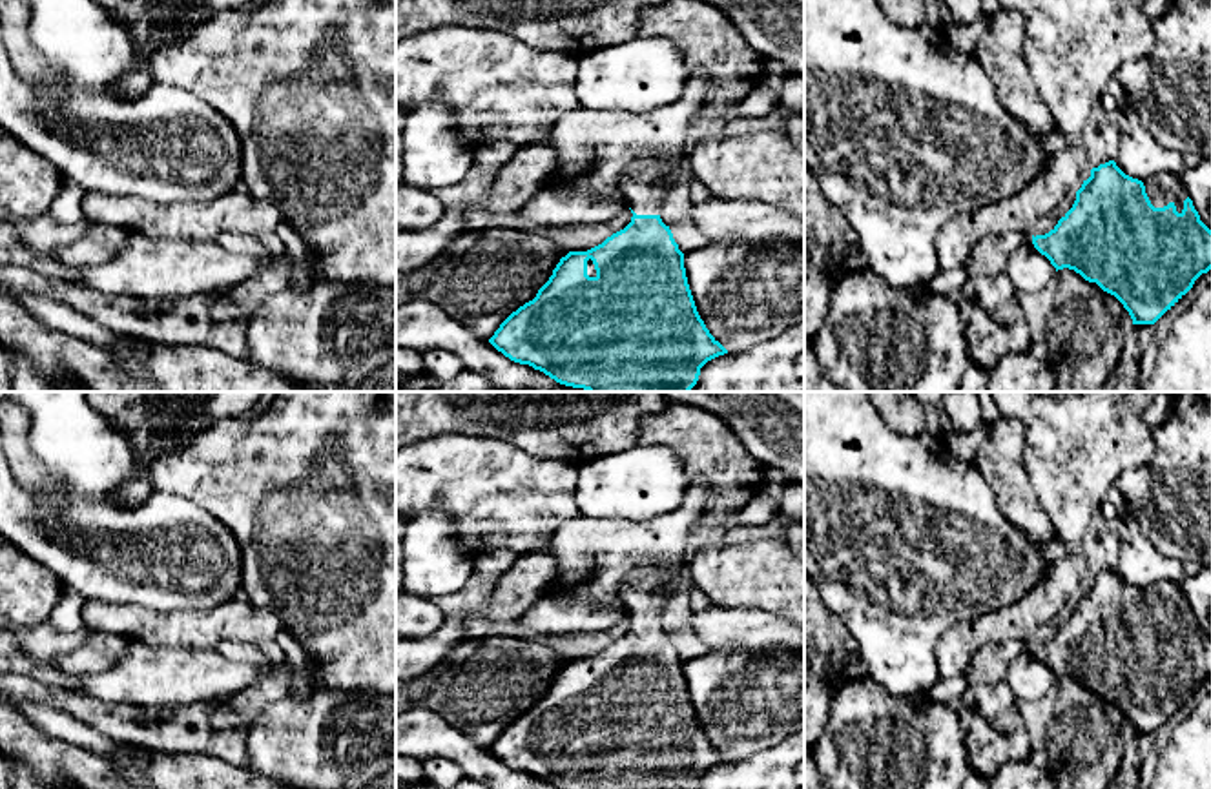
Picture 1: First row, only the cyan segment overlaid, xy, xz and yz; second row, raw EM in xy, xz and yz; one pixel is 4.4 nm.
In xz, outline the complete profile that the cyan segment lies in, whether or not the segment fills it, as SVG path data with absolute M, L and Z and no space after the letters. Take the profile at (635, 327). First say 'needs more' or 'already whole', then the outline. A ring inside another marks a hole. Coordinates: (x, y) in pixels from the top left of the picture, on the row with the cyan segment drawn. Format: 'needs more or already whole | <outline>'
needs more | M637 160L622 175L631 222L587 251L560 259L536 297L512 312L489 343L514 363L587 392L689 392L700 368L728 354L700 319L684 253L660 219L669 193L658 160Z

